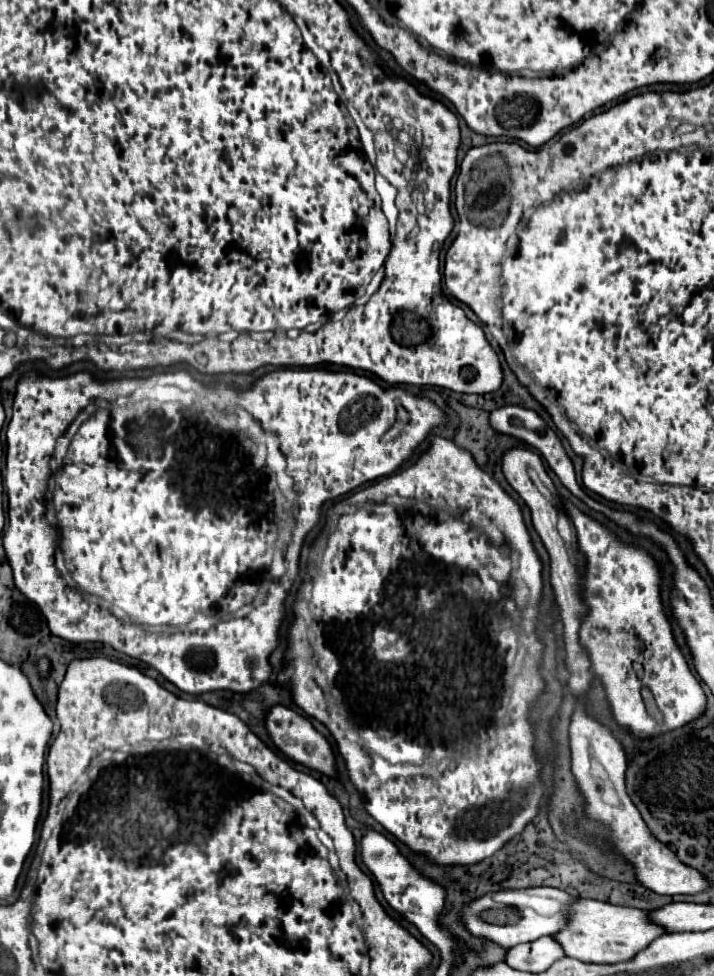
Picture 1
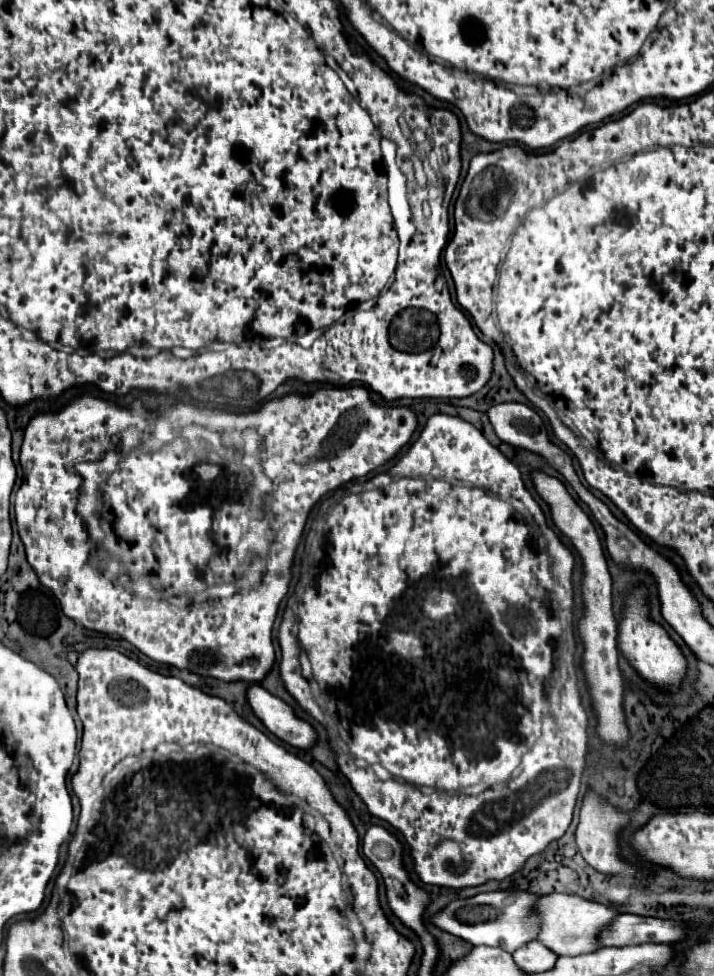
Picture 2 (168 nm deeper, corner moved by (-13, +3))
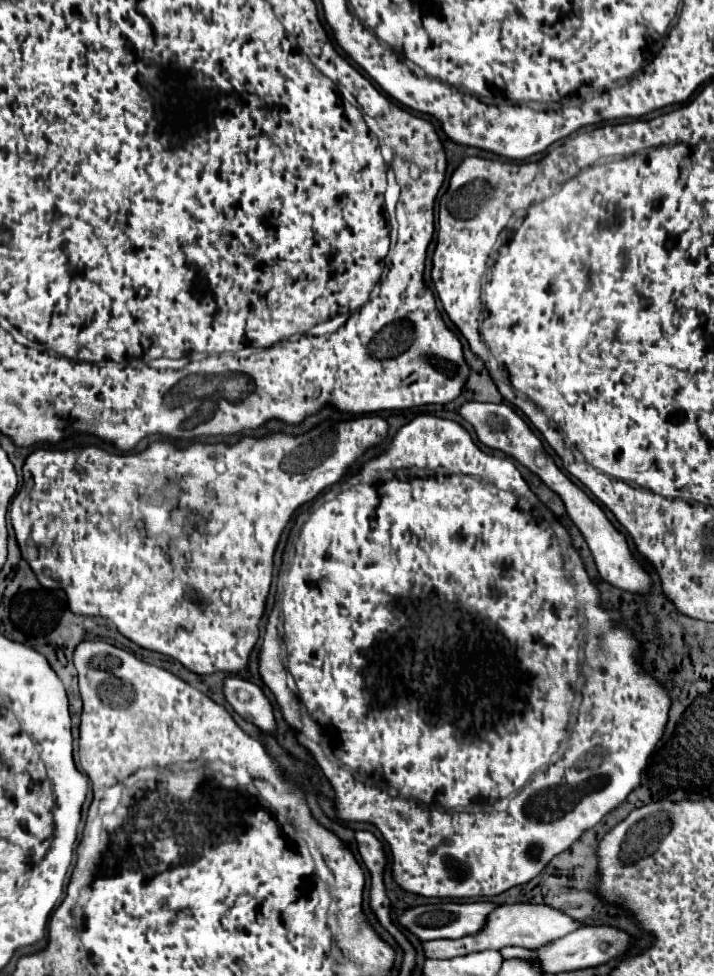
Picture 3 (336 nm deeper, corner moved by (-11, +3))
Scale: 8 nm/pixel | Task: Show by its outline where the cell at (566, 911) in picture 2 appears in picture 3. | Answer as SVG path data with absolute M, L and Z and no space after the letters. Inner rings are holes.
M513 903L513 905L501 905L487 917L487 925L477 935L467 935L461 939L435 939L423 943L425 957L427 959L451 959L457 955L467 955L473 951L483 949L501 949L505 945L517 945L525 949L537 949L545 947L545 943L551 943L553 939L561 939L561 935L567 935L581 927L581 921L569 917L567 913L551 907L551 905L537 905L537 903Z

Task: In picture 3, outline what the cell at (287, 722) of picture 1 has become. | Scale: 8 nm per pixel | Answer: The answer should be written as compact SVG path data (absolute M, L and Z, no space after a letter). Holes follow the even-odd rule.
M227 677L225 679L225 699L227 703L247 721L255 723L261 731L271 733L277 731L273 705L263 693L263 689L247 679L239 677Z

